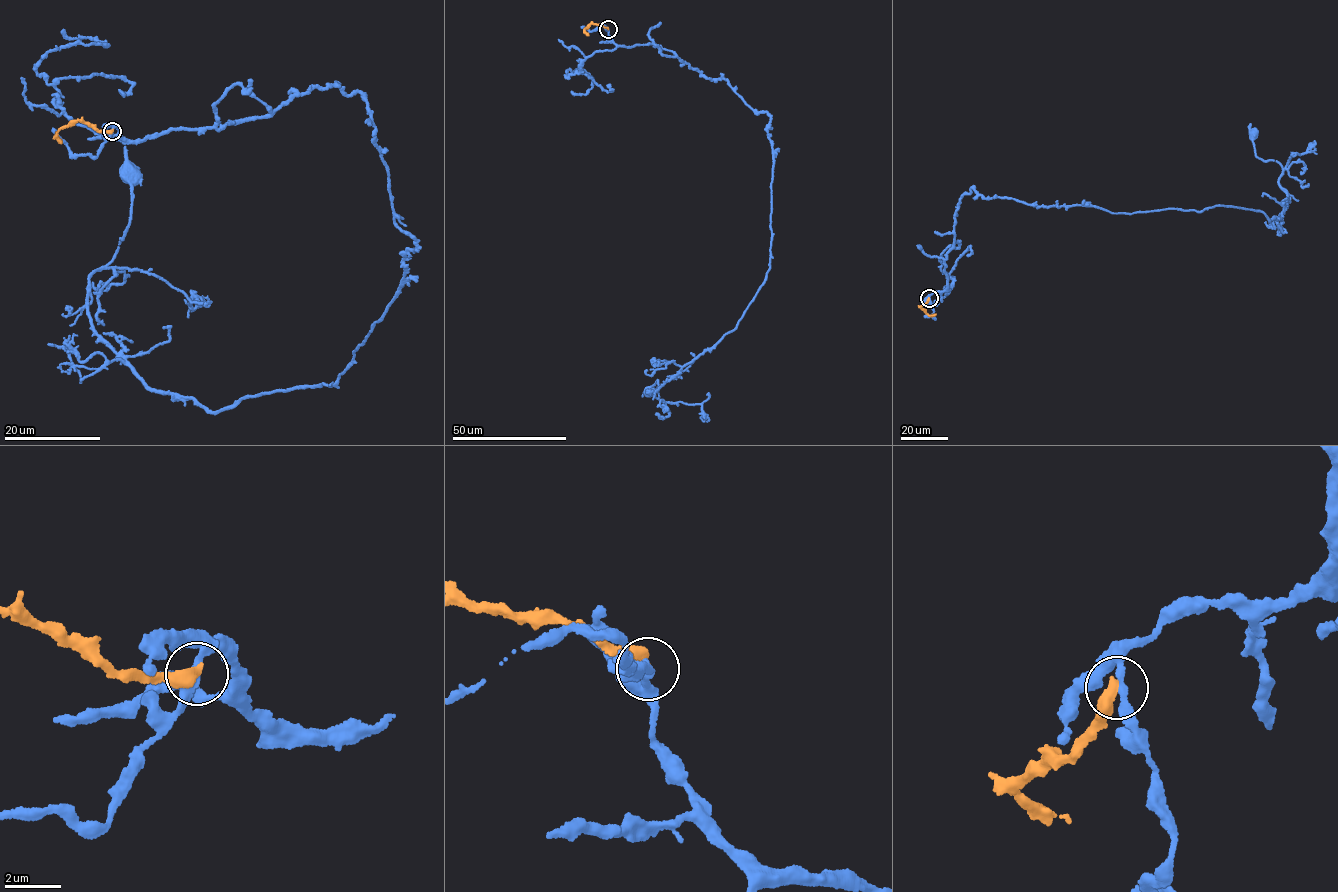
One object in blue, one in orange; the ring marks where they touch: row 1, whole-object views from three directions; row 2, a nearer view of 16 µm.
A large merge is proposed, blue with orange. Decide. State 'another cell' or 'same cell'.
another cell

